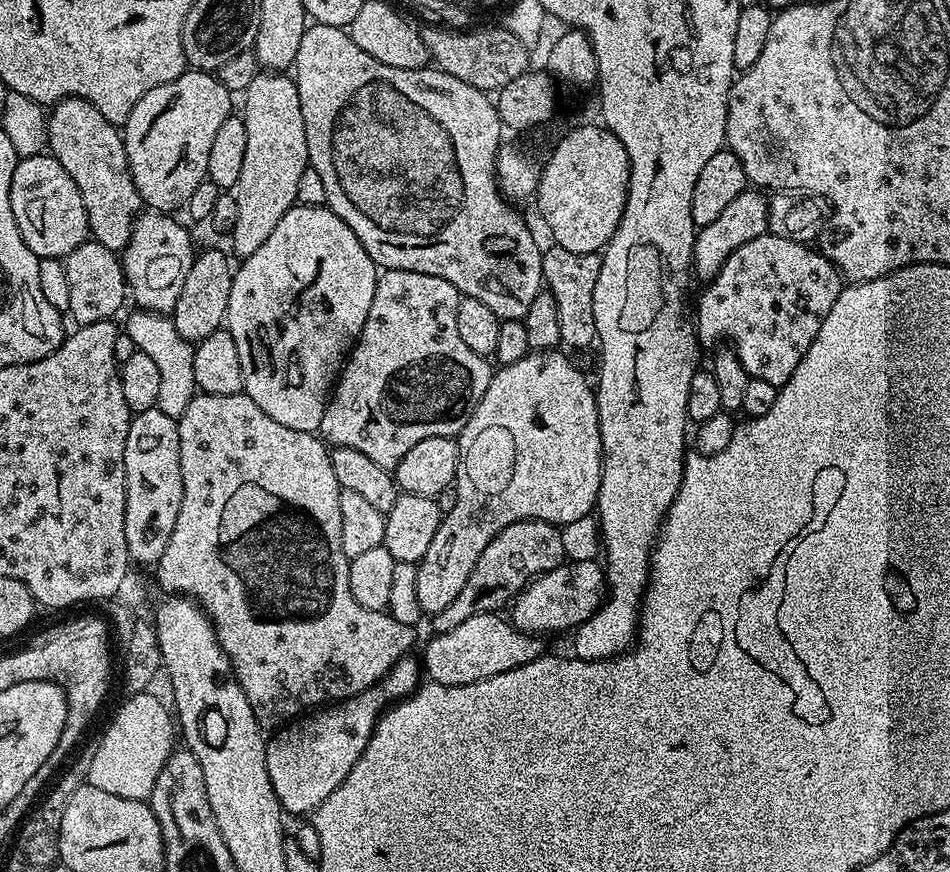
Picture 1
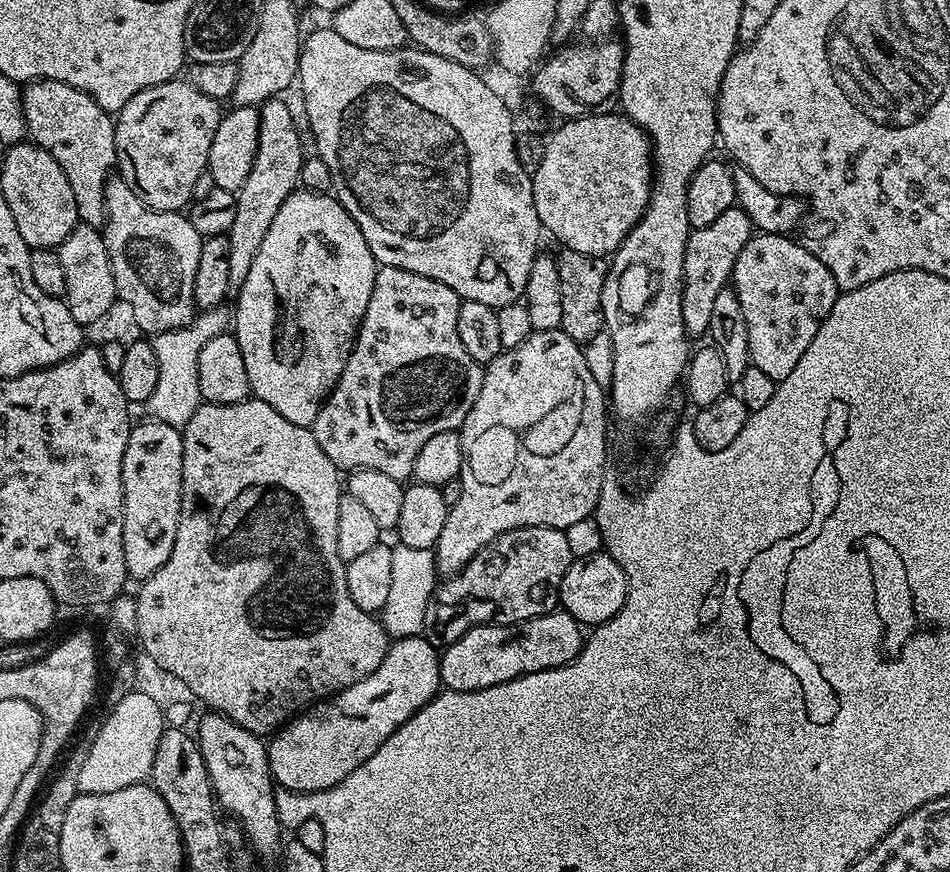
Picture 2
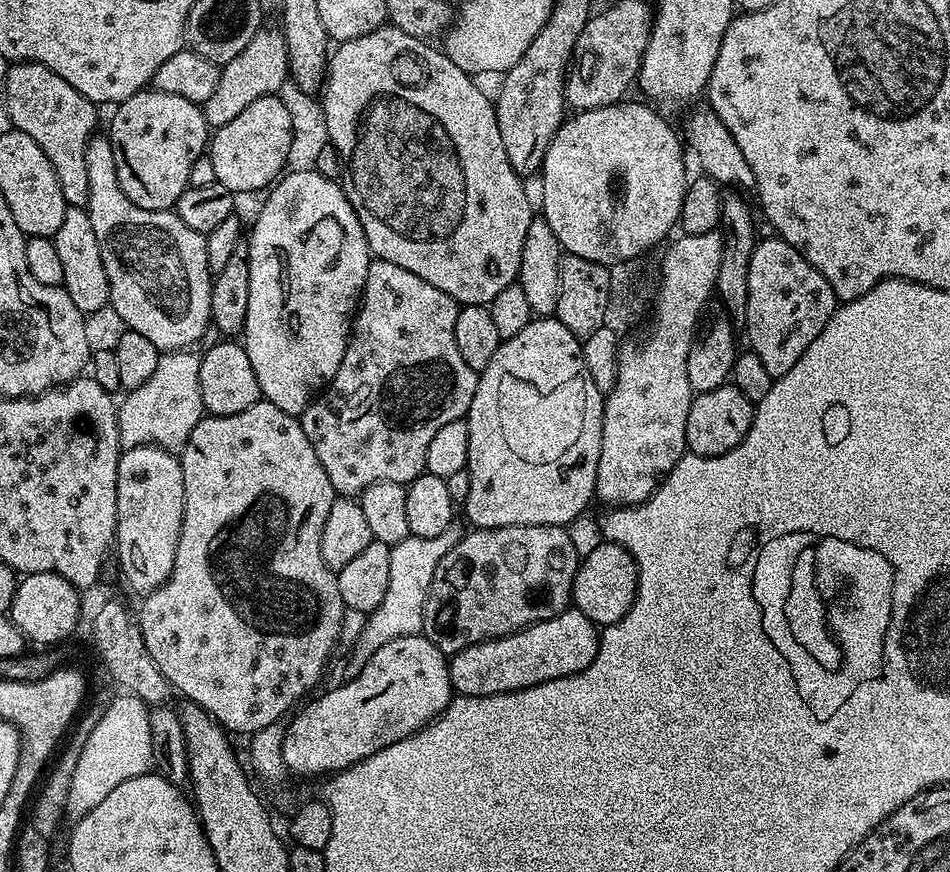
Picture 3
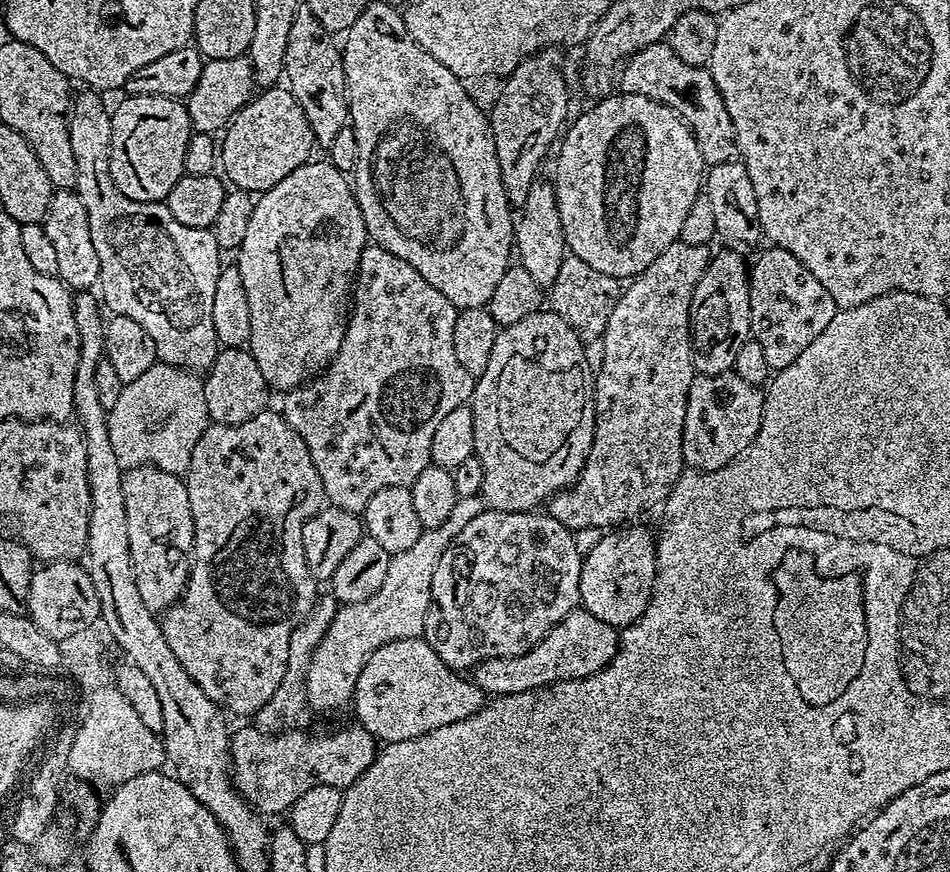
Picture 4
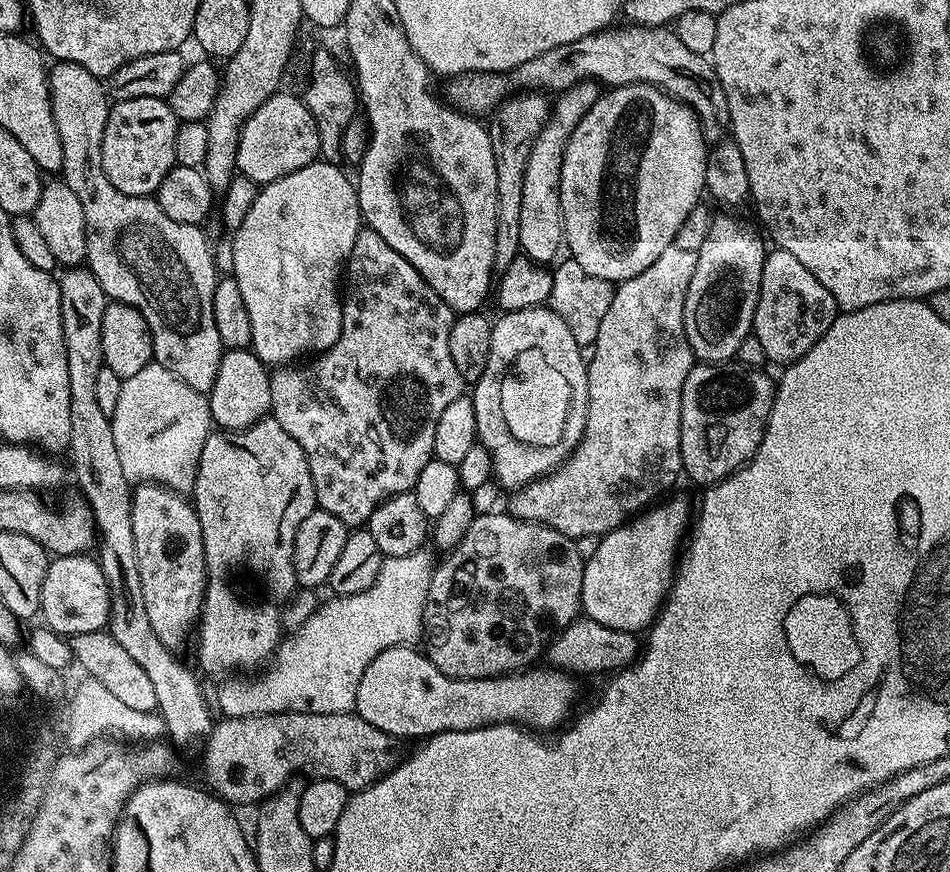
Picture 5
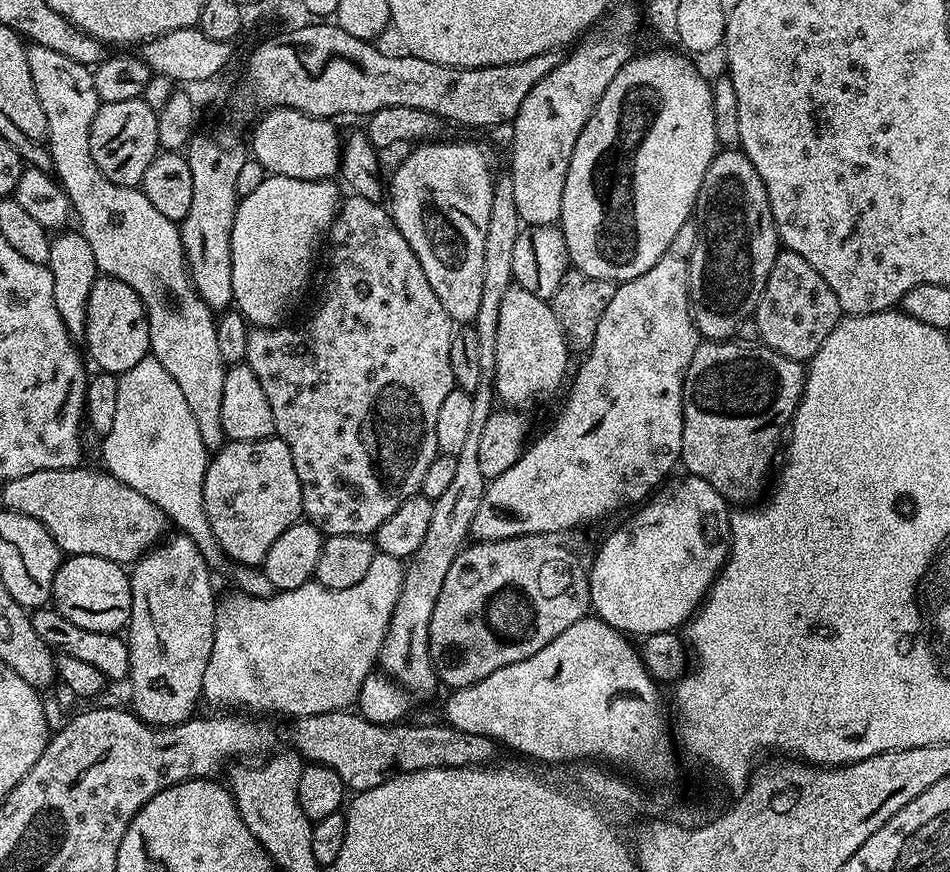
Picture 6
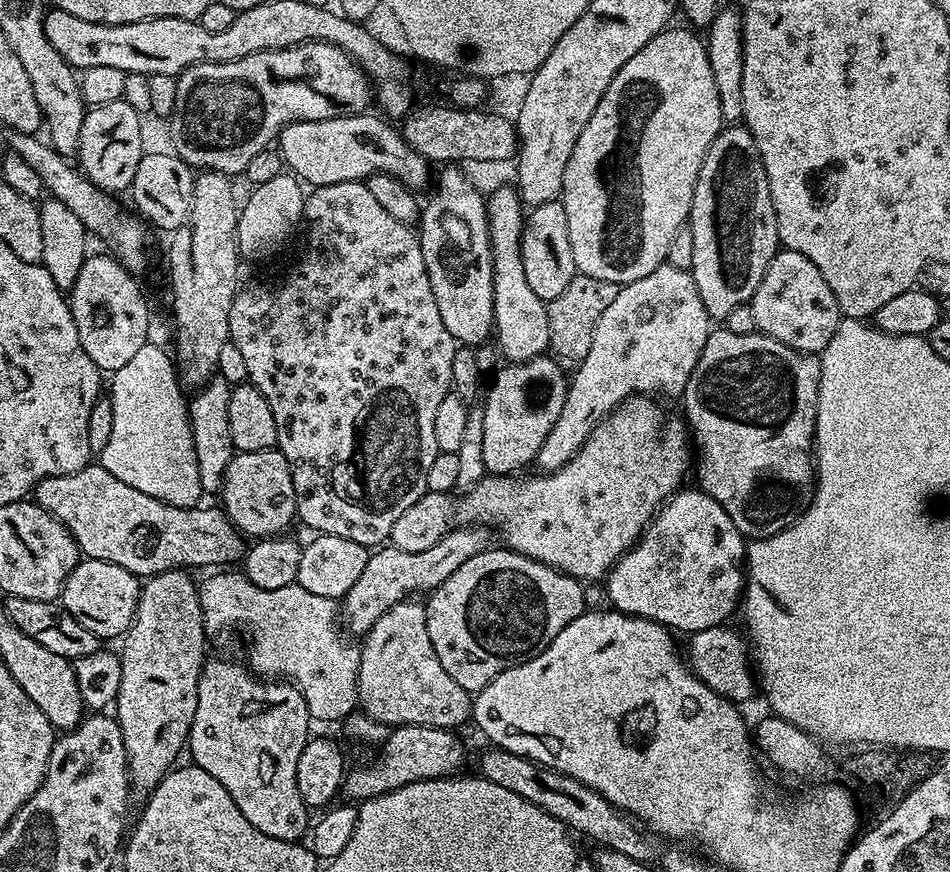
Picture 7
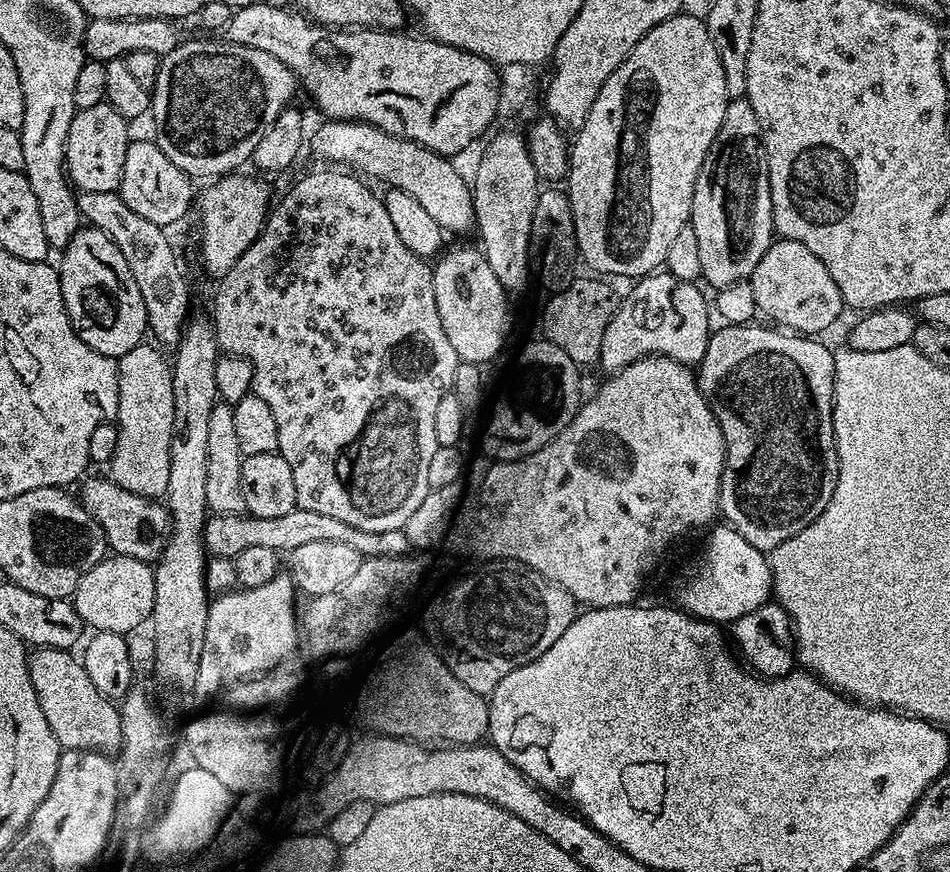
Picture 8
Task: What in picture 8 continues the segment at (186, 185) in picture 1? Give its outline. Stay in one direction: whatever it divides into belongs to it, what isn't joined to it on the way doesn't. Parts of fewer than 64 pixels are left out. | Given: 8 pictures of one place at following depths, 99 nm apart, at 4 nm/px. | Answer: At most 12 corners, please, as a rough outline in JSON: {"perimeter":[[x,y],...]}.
{"perimeter":[[107,102],[77,111],[64,147],[73,189],[114,192],[129,121]]}

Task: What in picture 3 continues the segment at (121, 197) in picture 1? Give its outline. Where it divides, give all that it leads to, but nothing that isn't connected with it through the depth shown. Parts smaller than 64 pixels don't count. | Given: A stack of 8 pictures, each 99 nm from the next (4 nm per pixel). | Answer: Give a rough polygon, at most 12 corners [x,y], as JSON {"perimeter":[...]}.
{"perimeter":[[26,60],[6,74],[12,127],[50,158],[87,208],[97,105]]}

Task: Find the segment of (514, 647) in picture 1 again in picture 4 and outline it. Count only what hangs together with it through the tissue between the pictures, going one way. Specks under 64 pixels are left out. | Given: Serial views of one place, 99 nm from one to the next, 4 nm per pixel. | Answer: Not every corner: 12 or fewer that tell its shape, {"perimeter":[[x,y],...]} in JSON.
{"perimeter":[[576,608],[538,646],[490,658],[470,679],[489,697],[581,680],[620,632]]}

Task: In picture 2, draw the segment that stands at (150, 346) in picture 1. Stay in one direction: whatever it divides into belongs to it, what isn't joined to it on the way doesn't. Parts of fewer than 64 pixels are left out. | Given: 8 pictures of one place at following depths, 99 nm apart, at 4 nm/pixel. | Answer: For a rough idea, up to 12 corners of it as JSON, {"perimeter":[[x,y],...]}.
{"perimeter":[[200,314],[155,333],[147,415],[183,429],[201,406],[198,354],[226,331]]}

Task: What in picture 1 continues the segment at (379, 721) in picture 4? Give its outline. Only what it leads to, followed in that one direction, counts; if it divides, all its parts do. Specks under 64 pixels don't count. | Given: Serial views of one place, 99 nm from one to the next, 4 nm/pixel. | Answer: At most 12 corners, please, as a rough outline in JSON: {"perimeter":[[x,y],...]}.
{"perimeter":[[402,656],[373,688],[317,707],[267,741],[289,817],[330,800],[385,709],[420,687]]}

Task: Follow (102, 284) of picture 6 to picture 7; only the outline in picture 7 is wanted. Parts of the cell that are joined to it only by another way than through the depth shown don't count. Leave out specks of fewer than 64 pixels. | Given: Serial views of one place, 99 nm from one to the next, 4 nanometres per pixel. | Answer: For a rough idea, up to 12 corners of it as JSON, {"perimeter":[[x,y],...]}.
{"perimeter":[[90,254],[70,303],[101,373],[149,343],[148,304],[115,256]]}

